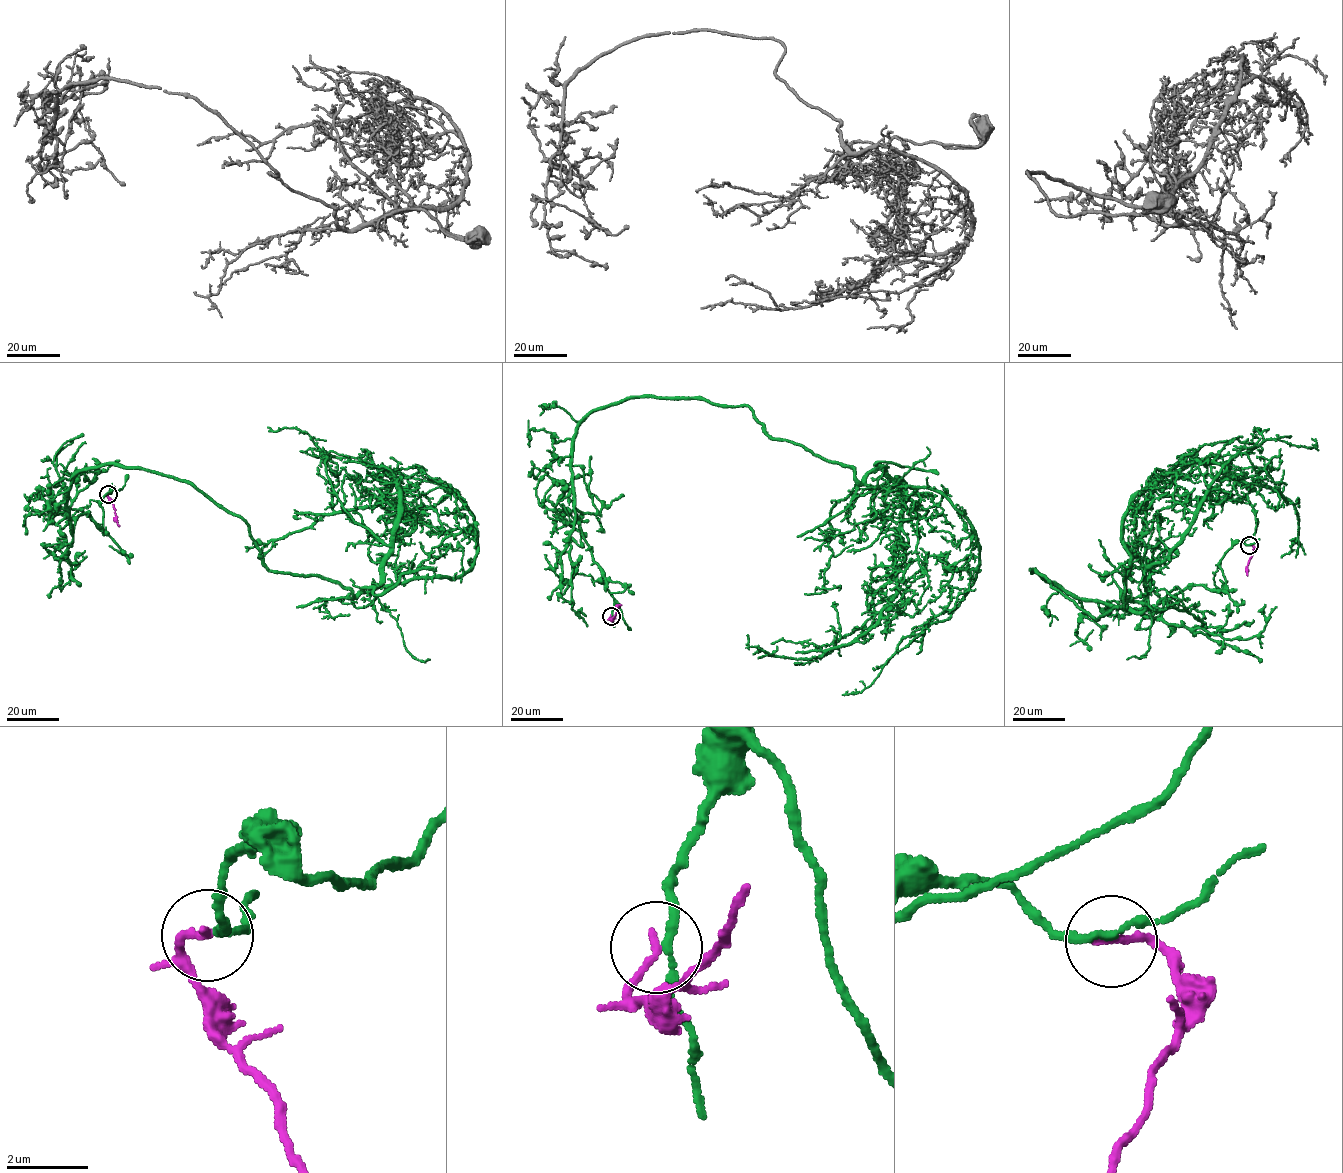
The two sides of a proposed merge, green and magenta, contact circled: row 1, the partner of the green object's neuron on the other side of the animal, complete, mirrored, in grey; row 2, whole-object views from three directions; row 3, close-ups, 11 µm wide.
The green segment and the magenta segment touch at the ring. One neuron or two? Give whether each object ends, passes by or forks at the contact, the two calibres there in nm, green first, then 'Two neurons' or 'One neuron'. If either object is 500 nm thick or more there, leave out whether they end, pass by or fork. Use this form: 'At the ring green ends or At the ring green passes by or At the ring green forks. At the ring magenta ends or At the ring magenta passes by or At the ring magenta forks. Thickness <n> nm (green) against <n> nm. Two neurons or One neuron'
At the ring green passes by. At the ring magenta ends. Thickness 190 nm (green) against 190 nm. Two neurons

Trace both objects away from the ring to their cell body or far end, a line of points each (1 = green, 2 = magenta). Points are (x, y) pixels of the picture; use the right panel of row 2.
1: (1249, 545), (1159, 618), (1031, 569), (1097, 620), (1143, 611), (1130, 502), (1213, 461), (1293, 505), (1281, 557)
2: (1249, 545), (1253, 552), (1247, 567), (1247, 575)

